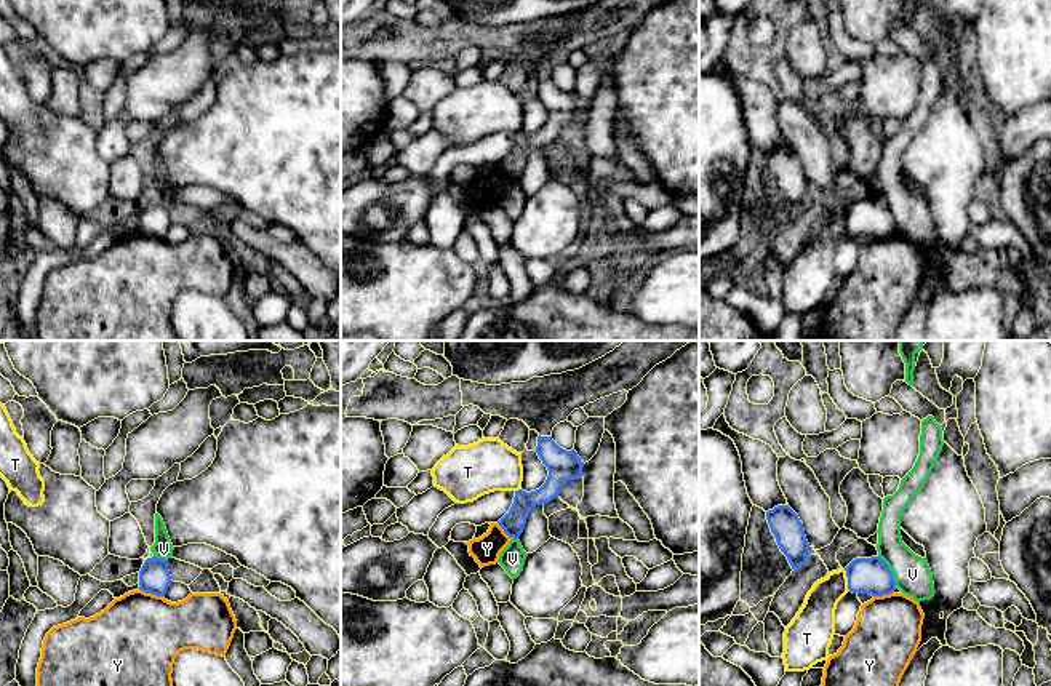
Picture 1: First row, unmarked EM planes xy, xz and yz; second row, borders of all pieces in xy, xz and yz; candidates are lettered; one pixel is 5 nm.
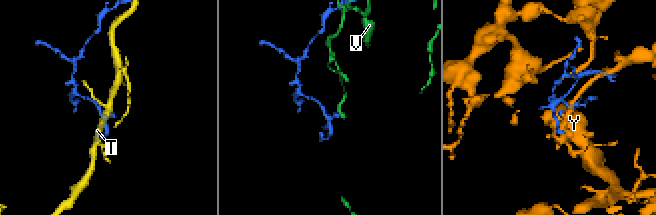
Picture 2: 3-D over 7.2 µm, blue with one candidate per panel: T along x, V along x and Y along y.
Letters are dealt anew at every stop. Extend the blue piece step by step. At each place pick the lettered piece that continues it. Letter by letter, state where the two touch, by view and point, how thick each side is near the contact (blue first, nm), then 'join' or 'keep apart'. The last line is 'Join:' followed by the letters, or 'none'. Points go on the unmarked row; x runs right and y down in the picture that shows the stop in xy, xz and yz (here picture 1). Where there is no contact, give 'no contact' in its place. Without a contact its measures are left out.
T: yz (848, 223) | 180/190 nm | keep apart
V: yz (890, 213) | 180/190 nm | keep apart
Y: xy (151, 234) | 160/440 nm | keep apart
Join: none

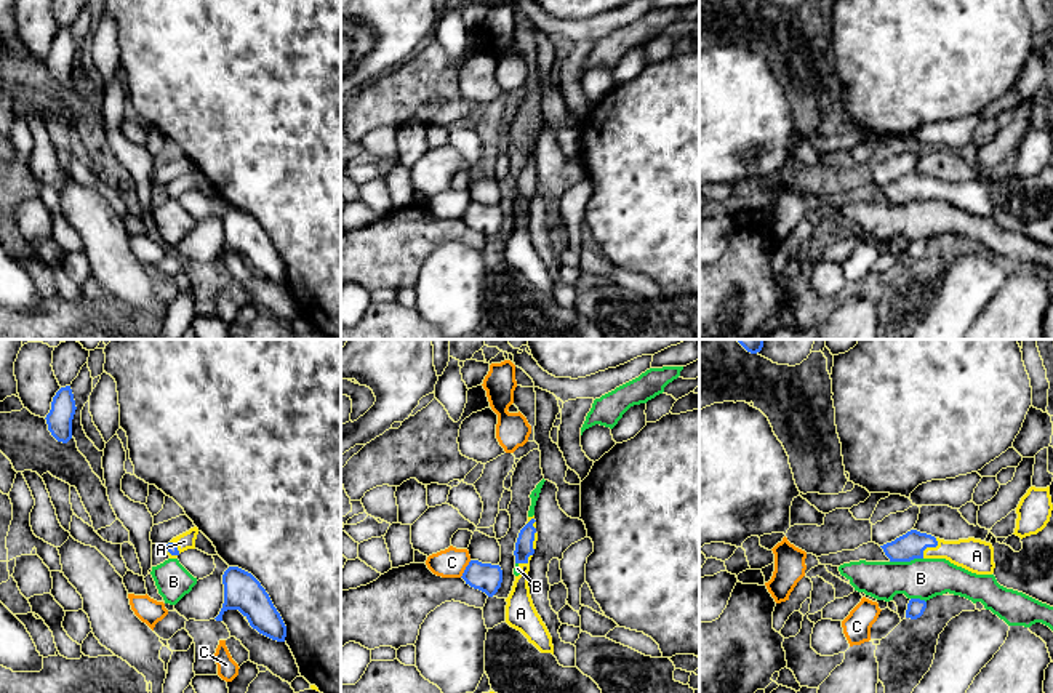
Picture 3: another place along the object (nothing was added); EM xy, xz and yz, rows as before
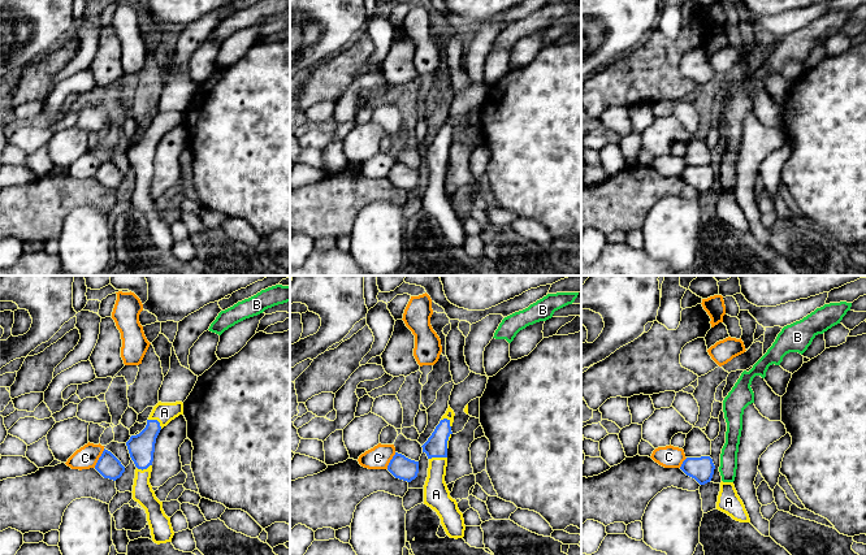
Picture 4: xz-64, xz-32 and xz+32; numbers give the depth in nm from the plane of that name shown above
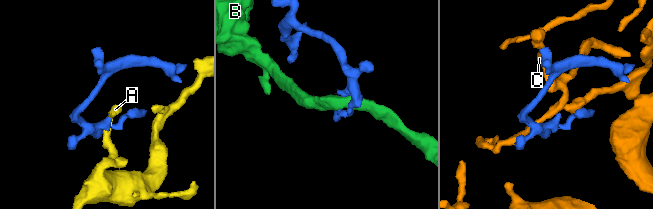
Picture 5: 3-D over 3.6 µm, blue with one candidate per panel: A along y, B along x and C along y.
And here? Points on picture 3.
A: yz (930, 188) | 140/170 nm | join
B: yz (906, 202) | 140/200 nm | keep apart
C: xz (466, 210) | 140/150 nm | keep apart
Join: A

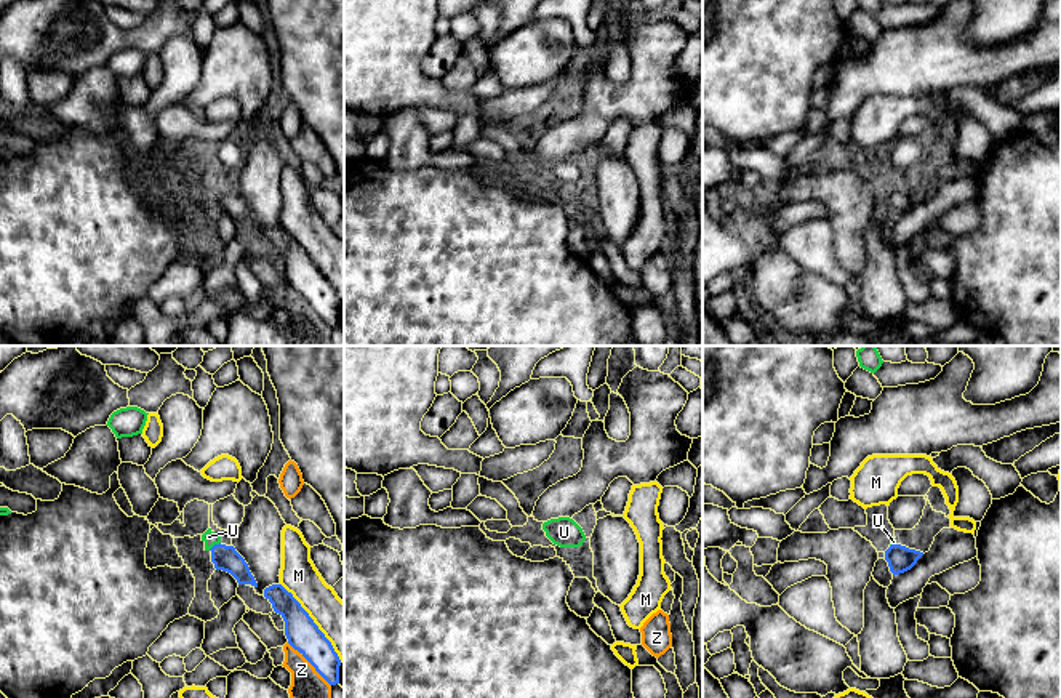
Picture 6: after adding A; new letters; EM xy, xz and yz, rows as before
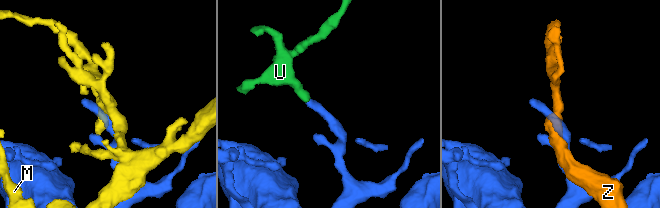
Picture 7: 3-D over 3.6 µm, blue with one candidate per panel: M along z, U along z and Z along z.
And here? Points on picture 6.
M: xy (314, 264) | 170/220 nm | keep apart
U: xy (215, 186) | 130/70 nm | join
Z: xy (309, 303) | 170/200 nm | keep apart
Join: U

